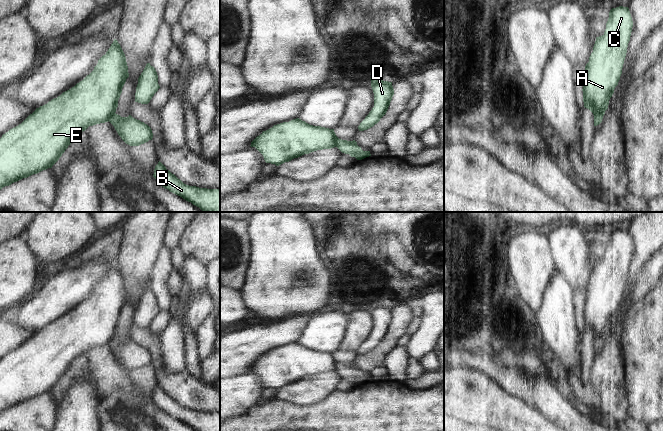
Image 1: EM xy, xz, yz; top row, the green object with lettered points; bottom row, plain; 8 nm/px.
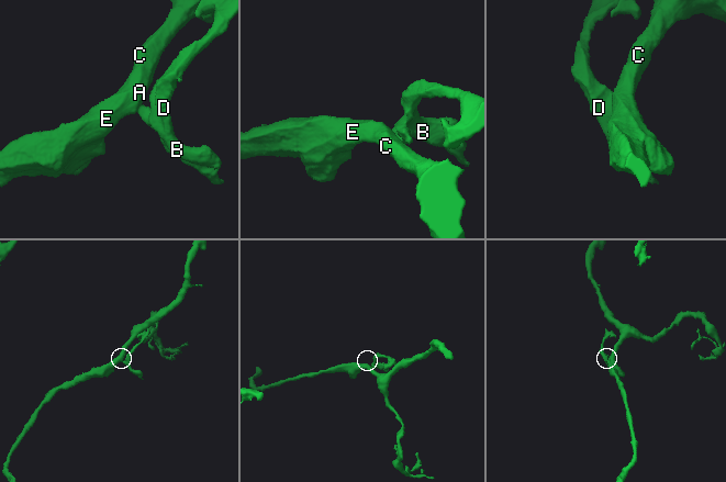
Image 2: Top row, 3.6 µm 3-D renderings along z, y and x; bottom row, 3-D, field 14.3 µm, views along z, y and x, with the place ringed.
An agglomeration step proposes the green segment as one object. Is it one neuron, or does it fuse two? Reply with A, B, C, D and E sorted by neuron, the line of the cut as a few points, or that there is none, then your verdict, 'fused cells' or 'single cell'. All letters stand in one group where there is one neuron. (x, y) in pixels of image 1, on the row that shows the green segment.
A C E / B D | yz (604, 111), (594, 115) | fused cells

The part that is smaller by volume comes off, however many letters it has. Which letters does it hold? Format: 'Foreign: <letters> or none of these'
Foreign: B, D

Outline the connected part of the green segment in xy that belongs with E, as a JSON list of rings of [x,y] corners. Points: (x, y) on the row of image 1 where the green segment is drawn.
[[[116,39],[94,70],[71,89],[36,108],[21,124],[0,138],[0,190],[37,174],[59,160],[75,137],[89,126],[108,122],[118,107],[122,88],[129,77],[125,54]]]

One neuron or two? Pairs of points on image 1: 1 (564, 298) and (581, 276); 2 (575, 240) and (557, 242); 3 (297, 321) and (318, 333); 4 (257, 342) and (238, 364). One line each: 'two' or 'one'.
1: two
2: one
3: two
4: one

